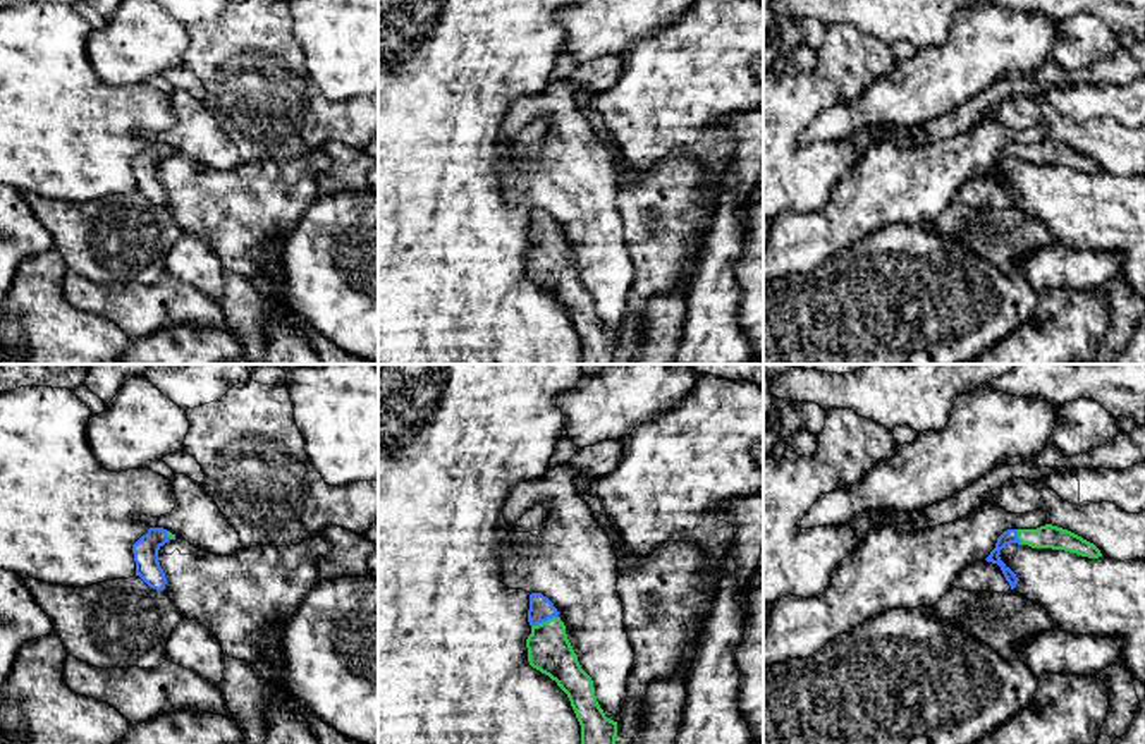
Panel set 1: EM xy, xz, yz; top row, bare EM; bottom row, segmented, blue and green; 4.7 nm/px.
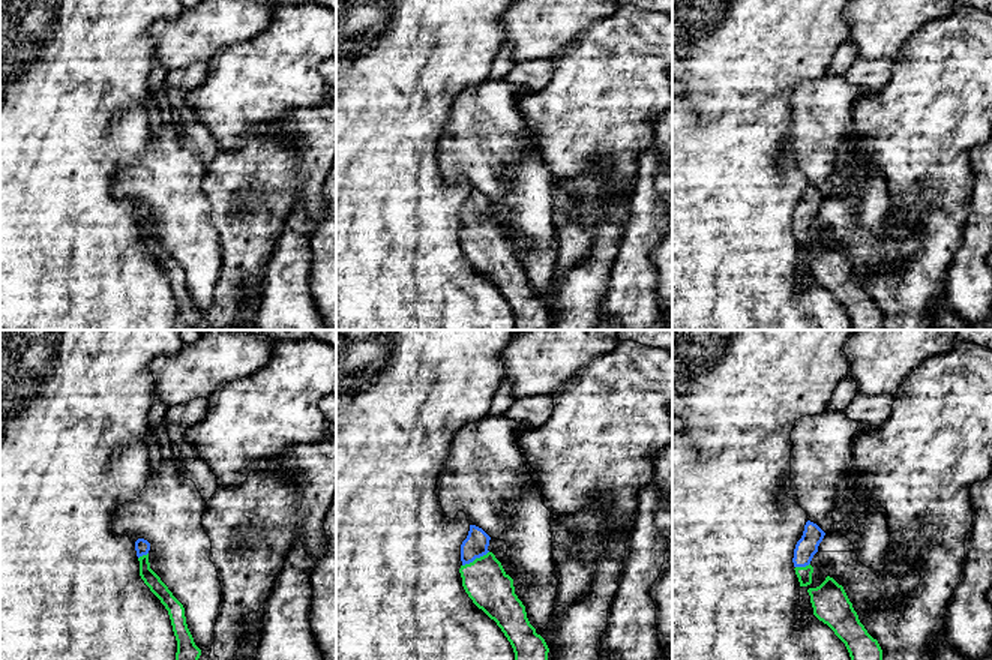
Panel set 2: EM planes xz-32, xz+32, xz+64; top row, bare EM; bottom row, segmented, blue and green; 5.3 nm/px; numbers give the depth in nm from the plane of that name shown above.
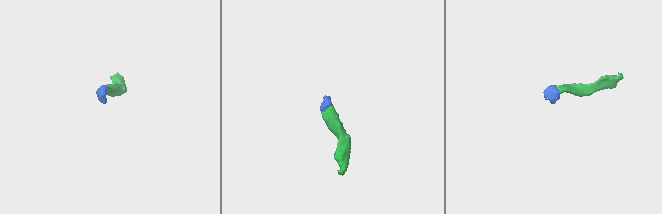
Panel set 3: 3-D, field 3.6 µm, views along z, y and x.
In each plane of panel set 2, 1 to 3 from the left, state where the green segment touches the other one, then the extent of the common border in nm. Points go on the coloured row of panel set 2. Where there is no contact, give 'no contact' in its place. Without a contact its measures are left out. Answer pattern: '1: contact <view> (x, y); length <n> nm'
1: contact xz-32 (143, 554); length 70 nm
2: contact xz+32 (474, 558); length 170 nm
3: contact xz+64 (802, 566); length 80 nm

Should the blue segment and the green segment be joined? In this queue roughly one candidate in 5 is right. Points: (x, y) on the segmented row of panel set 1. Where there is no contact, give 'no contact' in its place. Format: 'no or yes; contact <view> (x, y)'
yes; contact xz (544, 621)

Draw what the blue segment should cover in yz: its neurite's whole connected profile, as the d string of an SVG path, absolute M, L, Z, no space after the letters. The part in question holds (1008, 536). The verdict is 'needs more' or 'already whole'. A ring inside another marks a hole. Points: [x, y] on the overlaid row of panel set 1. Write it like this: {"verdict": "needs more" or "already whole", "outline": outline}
{"verdict": "needs more", "outline": "M1045 524L1037 529L1007 529L995 543L995 548L985 560L973 562L952 582L963 591L1007 593L1018 584L1016 574L1001 560L1001 550L1006 545L1018 543L1032 548L1052 548L1076 553L1088 558L1102 557L1100 550L1081 536Z"}

